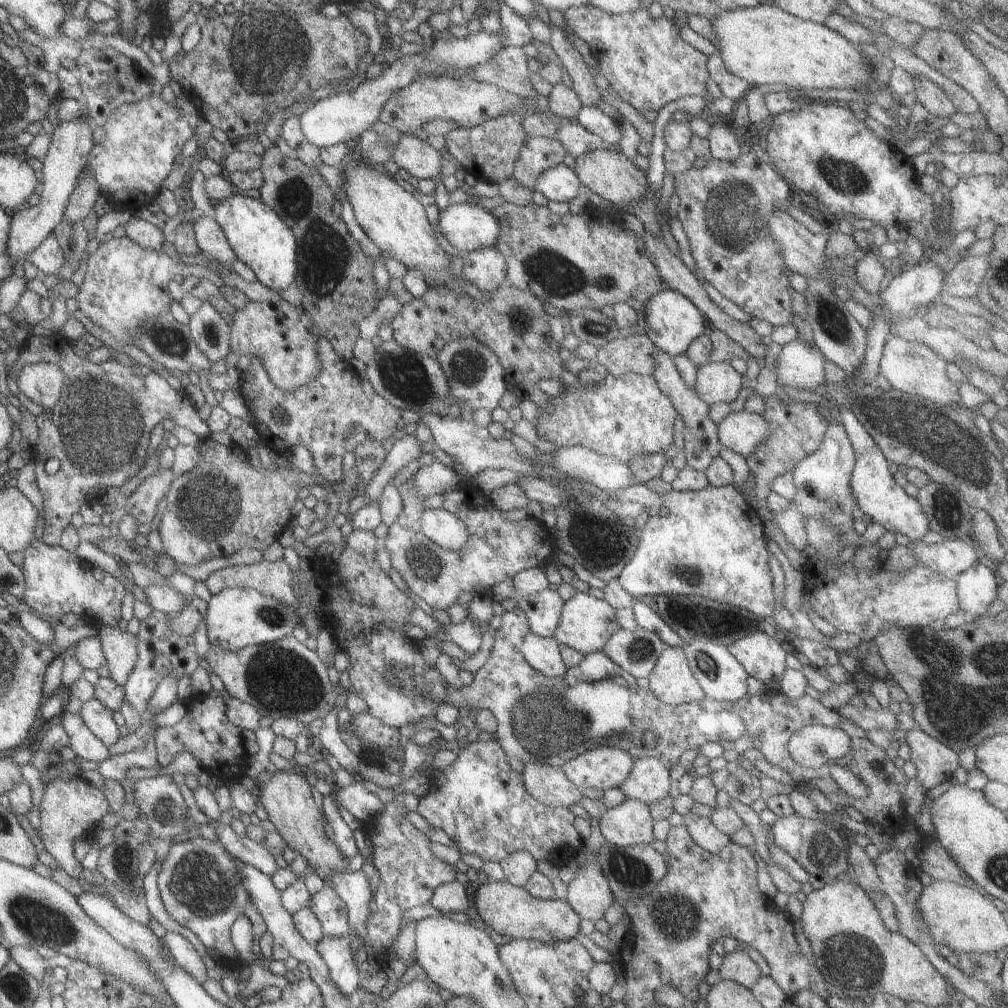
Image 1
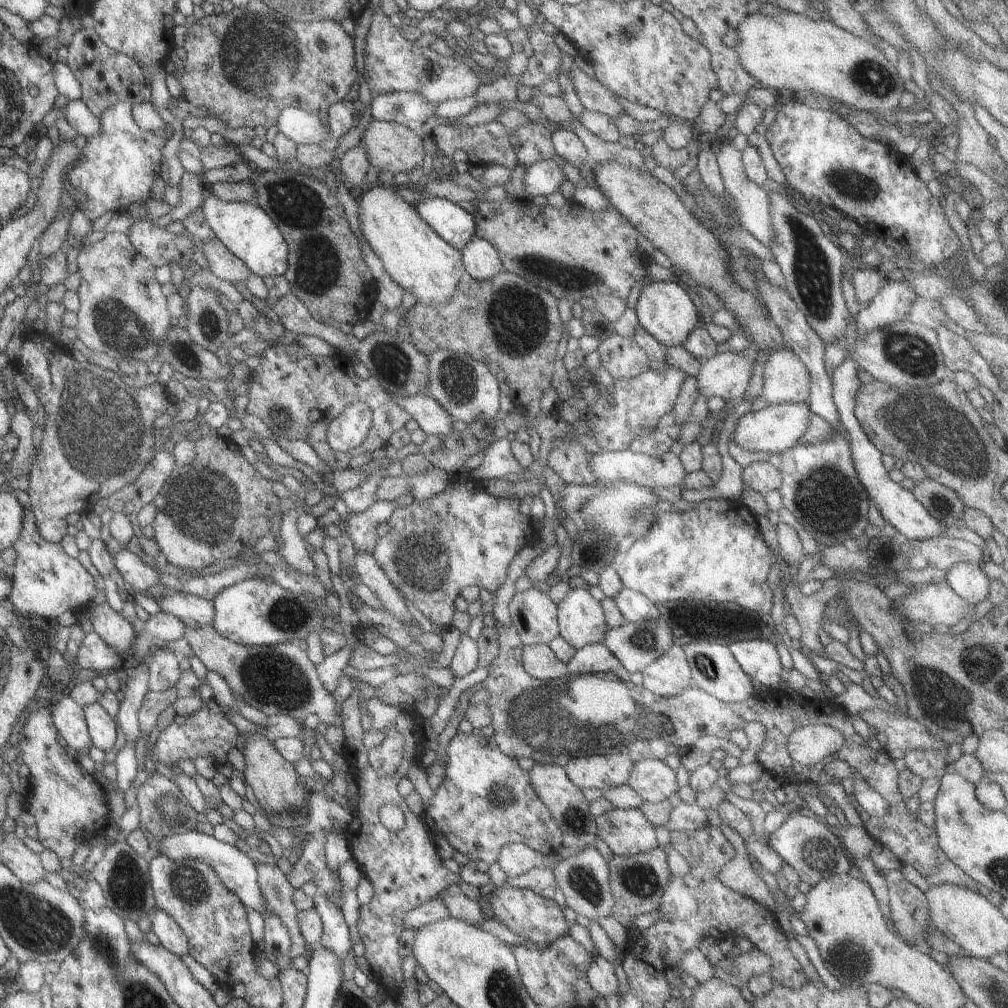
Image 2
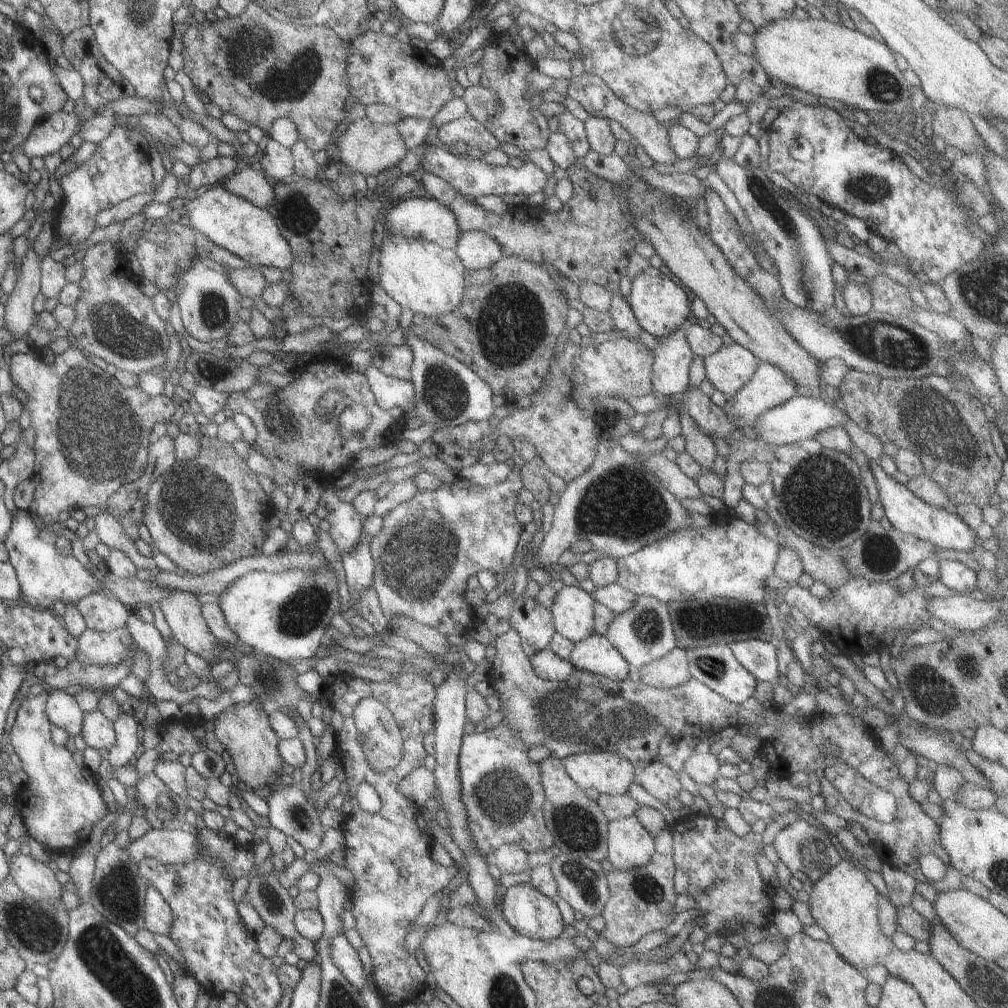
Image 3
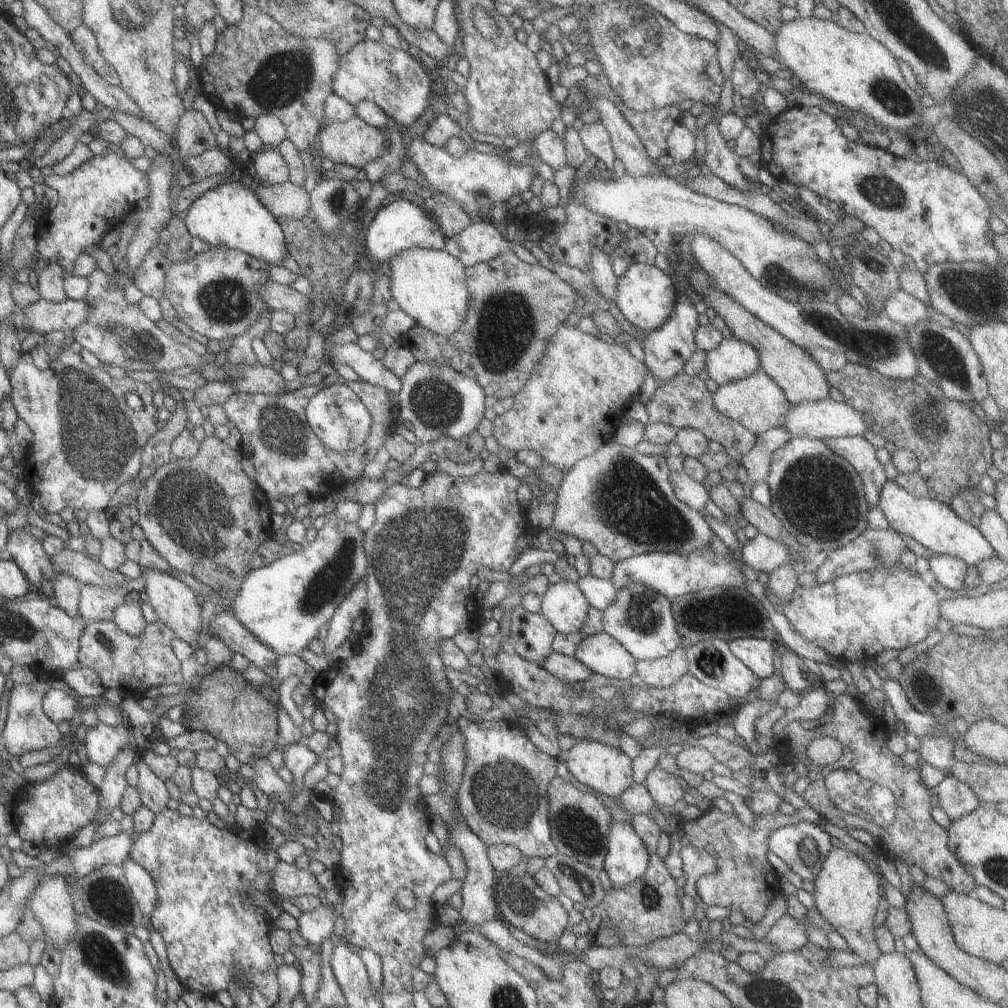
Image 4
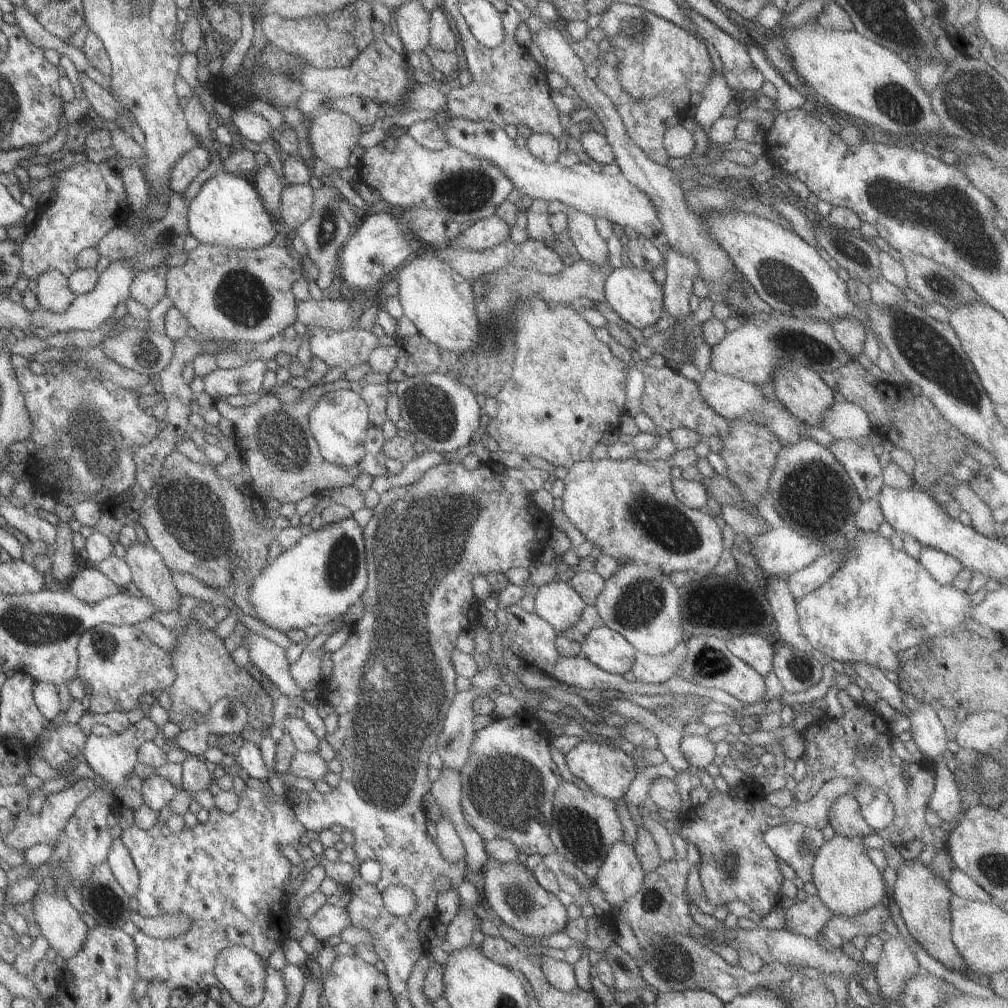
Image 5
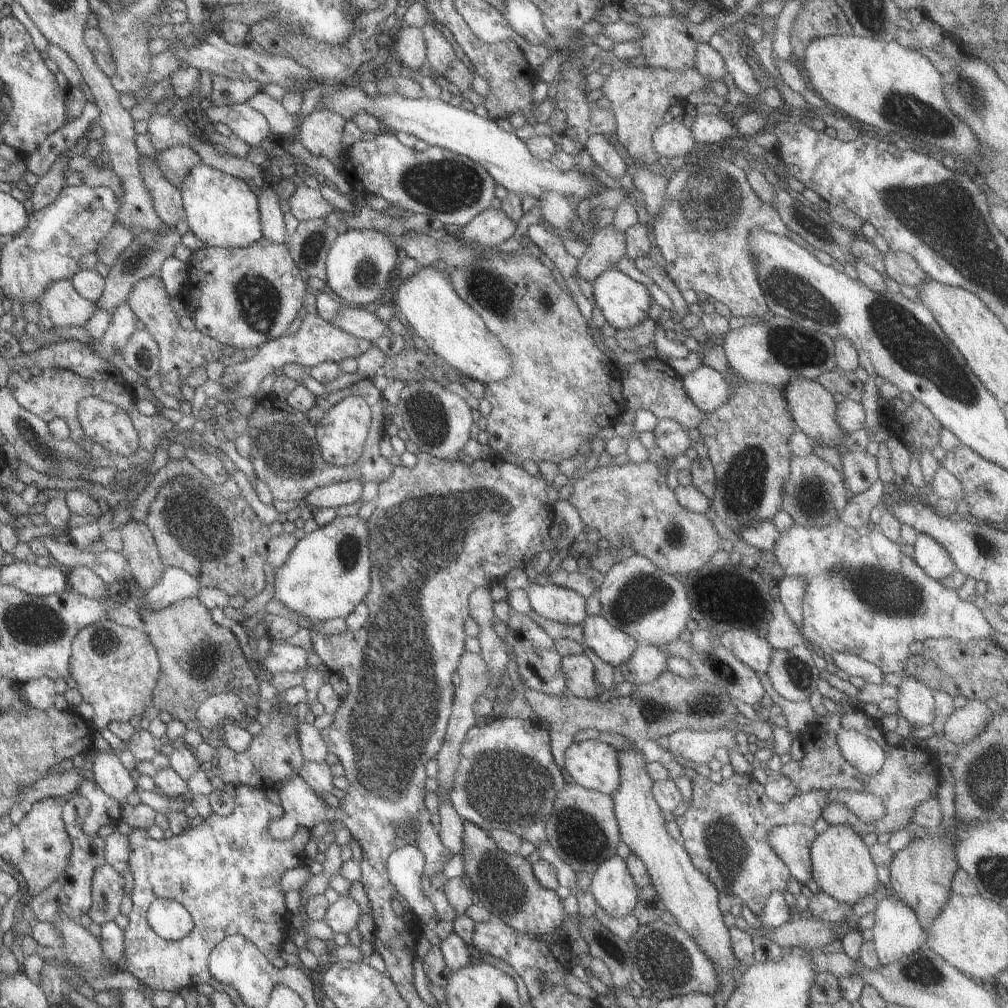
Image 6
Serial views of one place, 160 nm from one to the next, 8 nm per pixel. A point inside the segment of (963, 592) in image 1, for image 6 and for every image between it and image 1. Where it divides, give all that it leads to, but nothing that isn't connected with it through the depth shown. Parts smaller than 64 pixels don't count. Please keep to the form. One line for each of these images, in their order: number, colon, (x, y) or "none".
2: (967, 580)
3: (953, 574)
4: (949, 571)
5: (942, 568)
6: (932, 559)

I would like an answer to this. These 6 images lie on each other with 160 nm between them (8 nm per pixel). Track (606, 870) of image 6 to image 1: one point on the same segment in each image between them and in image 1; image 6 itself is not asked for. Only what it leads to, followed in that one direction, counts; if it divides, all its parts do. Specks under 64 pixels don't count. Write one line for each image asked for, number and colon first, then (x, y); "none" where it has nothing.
1: (629, 823)
2: (626, 831)
3: (628, 844)
4: (626, 857)
5: (619, 876)

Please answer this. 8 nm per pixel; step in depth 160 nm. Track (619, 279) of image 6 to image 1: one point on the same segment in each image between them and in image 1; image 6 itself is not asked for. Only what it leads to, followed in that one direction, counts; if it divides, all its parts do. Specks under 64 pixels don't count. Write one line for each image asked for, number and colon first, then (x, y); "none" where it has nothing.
1: (672, 321)
2: (664, 310)
3: (660, 306)
4: (645, 296)
5: (633, 295)

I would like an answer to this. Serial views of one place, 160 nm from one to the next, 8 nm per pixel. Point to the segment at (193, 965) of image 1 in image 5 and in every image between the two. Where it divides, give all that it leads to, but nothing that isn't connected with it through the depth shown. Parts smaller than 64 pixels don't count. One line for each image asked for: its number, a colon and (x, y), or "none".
2: (169, 935)
3: (157, 916)
4: (141, 884)
5: (118, 860)

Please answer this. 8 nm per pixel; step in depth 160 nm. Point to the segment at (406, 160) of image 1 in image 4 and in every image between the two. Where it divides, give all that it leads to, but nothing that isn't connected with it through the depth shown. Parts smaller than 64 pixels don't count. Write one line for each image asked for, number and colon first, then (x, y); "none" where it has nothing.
2: (389, 146)
3: (365, 147)
4: (353, 142)

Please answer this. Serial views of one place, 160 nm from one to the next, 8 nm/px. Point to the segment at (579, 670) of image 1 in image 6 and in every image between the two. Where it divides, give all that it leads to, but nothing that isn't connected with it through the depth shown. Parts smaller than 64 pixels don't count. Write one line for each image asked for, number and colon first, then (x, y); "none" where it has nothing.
2: (593, 658)
3: (593, 653)
4: (601, 654)
5: (606, 649)
6: (613, 646)

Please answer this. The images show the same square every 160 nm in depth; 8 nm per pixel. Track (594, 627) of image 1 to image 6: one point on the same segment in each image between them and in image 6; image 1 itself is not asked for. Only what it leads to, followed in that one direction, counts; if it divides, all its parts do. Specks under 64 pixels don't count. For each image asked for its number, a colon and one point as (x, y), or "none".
2: (580, 621)
3: (572, 610)
4: (562, 605)
5: (557, 603)
6: (557, 604)

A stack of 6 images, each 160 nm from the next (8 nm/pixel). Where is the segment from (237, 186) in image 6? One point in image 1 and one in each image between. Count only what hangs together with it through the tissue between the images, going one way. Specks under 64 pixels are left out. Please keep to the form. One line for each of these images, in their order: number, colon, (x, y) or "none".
1: (258, 237)
2: (242, 227)
3: (249, 232)
4: (228, 215)
5: (226, 211)

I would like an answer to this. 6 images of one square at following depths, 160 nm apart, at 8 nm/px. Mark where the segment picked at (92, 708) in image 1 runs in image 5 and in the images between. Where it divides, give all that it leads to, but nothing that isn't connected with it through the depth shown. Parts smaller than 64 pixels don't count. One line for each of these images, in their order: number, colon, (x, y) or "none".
2: (100, 727)
3: (97, 732)
4: (102, 741)
5: (112, 757)

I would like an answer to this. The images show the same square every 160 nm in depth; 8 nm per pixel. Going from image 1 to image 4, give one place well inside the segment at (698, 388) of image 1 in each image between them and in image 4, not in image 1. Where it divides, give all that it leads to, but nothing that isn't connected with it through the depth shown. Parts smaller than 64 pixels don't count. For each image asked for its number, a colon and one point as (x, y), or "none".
2: (725, 375)
3: (729, 368)
4: (732, 359)

